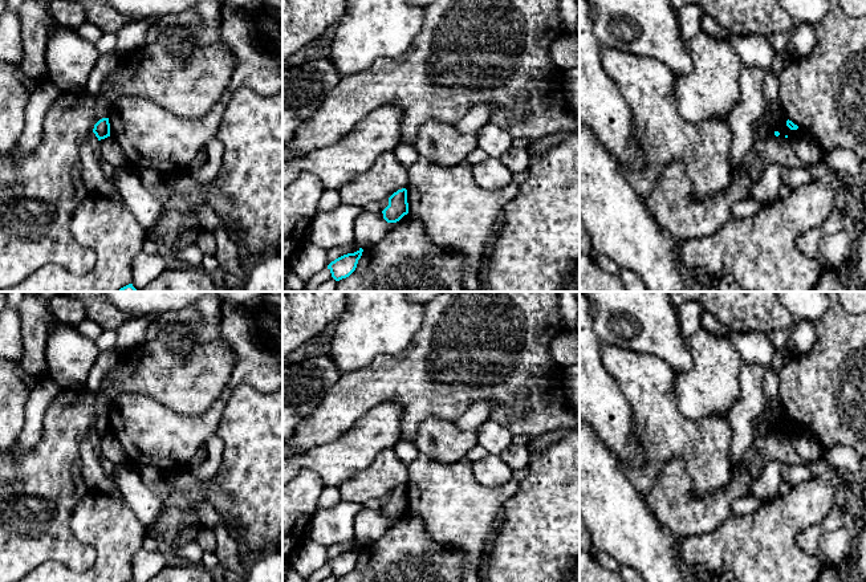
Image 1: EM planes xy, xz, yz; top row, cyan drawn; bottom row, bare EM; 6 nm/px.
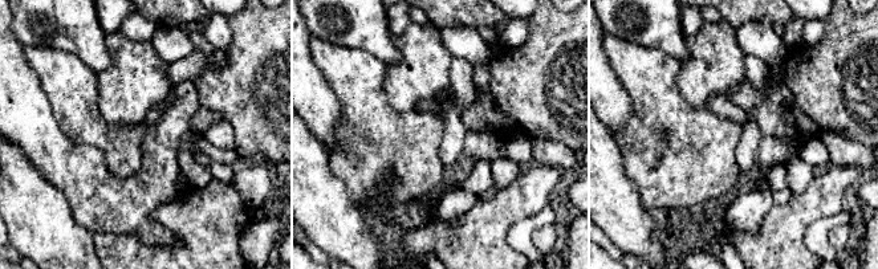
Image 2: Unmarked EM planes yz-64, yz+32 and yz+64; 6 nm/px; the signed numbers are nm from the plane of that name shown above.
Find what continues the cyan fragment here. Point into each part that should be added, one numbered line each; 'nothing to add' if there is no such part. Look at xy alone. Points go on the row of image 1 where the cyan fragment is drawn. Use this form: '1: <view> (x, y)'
nothing to add

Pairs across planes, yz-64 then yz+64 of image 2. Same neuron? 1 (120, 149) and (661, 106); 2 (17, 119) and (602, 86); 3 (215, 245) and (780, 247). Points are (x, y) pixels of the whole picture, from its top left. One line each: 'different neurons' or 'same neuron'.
1: same neuron
2: same neuron
3: same neuron

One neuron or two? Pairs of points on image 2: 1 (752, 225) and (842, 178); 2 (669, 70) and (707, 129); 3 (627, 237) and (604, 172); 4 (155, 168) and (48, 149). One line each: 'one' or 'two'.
1: two
2: one
3: one
4: one

